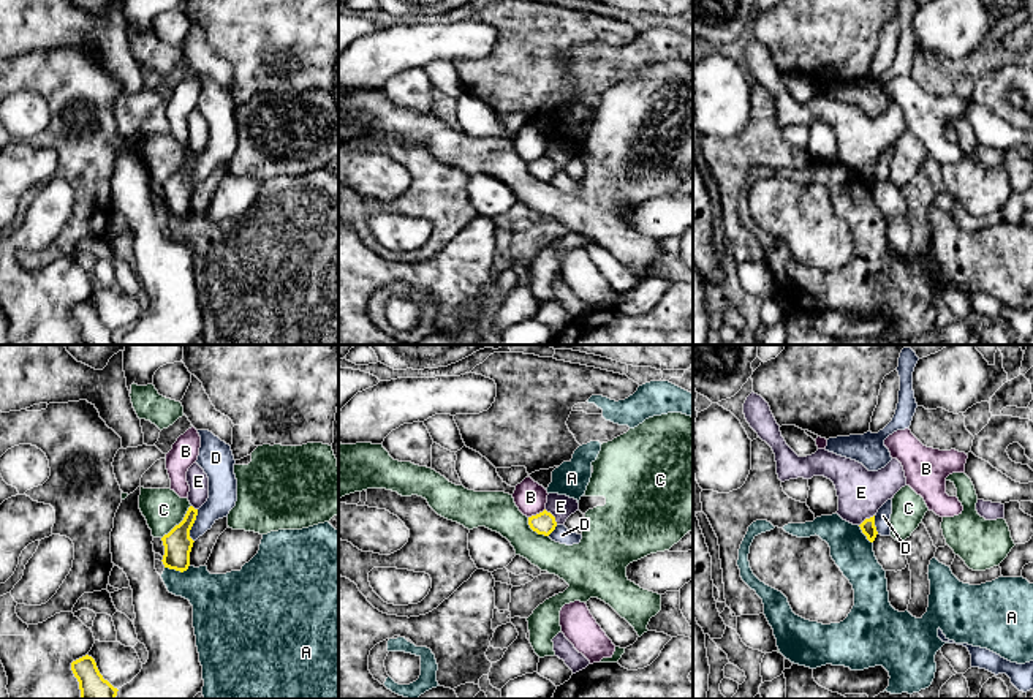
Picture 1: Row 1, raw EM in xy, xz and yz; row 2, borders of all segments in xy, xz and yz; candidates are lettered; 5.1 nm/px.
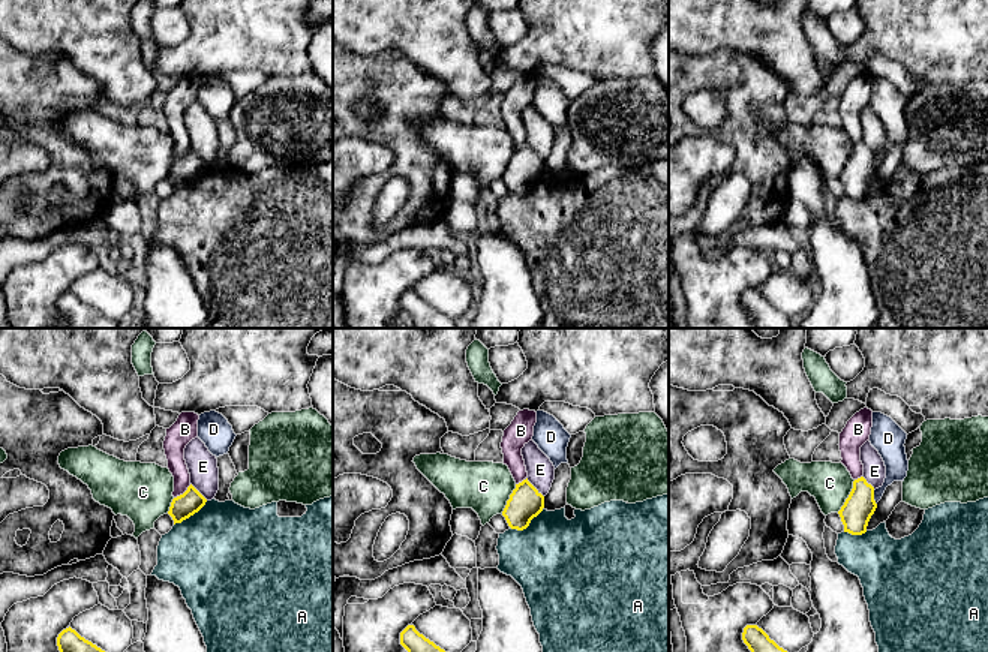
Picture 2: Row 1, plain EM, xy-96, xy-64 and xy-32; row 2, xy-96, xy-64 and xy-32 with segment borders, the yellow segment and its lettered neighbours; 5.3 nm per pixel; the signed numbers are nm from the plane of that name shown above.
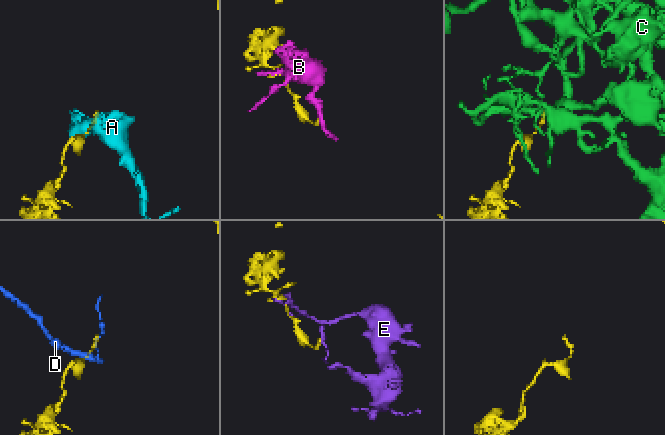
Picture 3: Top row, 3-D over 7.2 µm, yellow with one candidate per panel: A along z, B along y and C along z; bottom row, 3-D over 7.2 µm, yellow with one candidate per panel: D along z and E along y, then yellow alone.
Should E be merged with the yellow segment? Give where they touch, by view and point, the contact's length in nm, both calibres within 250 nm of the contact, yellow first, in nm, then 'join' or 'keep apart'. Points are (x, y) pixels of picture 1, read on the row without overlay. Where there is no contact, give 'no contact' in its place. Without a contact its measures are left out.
xz (552, 162) | 100 nm | 110/120 nm | keep apart

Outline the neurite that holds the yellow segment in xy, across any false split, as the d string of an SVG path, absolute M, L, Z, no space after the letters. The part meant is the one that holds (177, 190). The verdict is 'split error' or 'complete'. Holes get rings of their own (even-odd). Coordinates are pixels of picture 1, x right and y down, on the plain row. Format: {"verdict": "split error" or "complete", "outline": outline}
{"verdict": "complete", "outline": "M190 152L184 166L161 183L165 191L165 201L161 207L165 213L176 215L180 218L188 215L190 198L195 188L190 183L190 176L196 166L196 161L198 161L198 155Z"}

